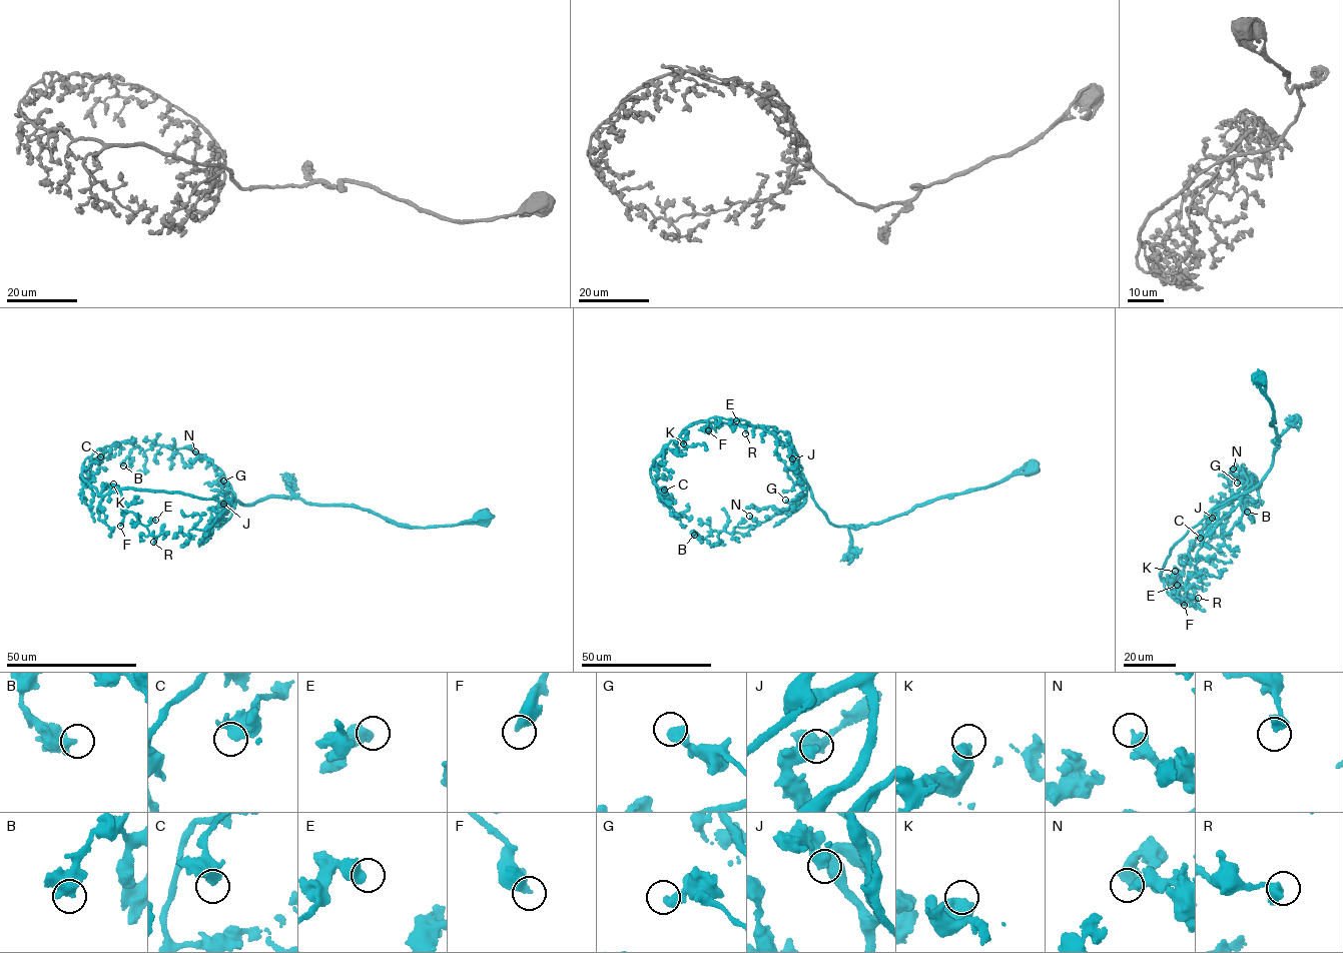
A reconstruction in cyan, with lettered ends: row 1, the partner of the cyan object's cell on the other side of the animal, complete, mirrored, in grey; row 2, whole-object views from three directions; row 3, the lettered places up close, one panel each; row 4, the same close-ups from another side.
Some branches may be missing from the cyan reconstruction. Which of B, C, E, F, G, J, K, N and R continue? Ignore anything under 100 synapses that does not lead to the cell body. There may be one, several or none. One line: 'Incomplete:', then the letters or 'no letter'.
Incomplete: F

